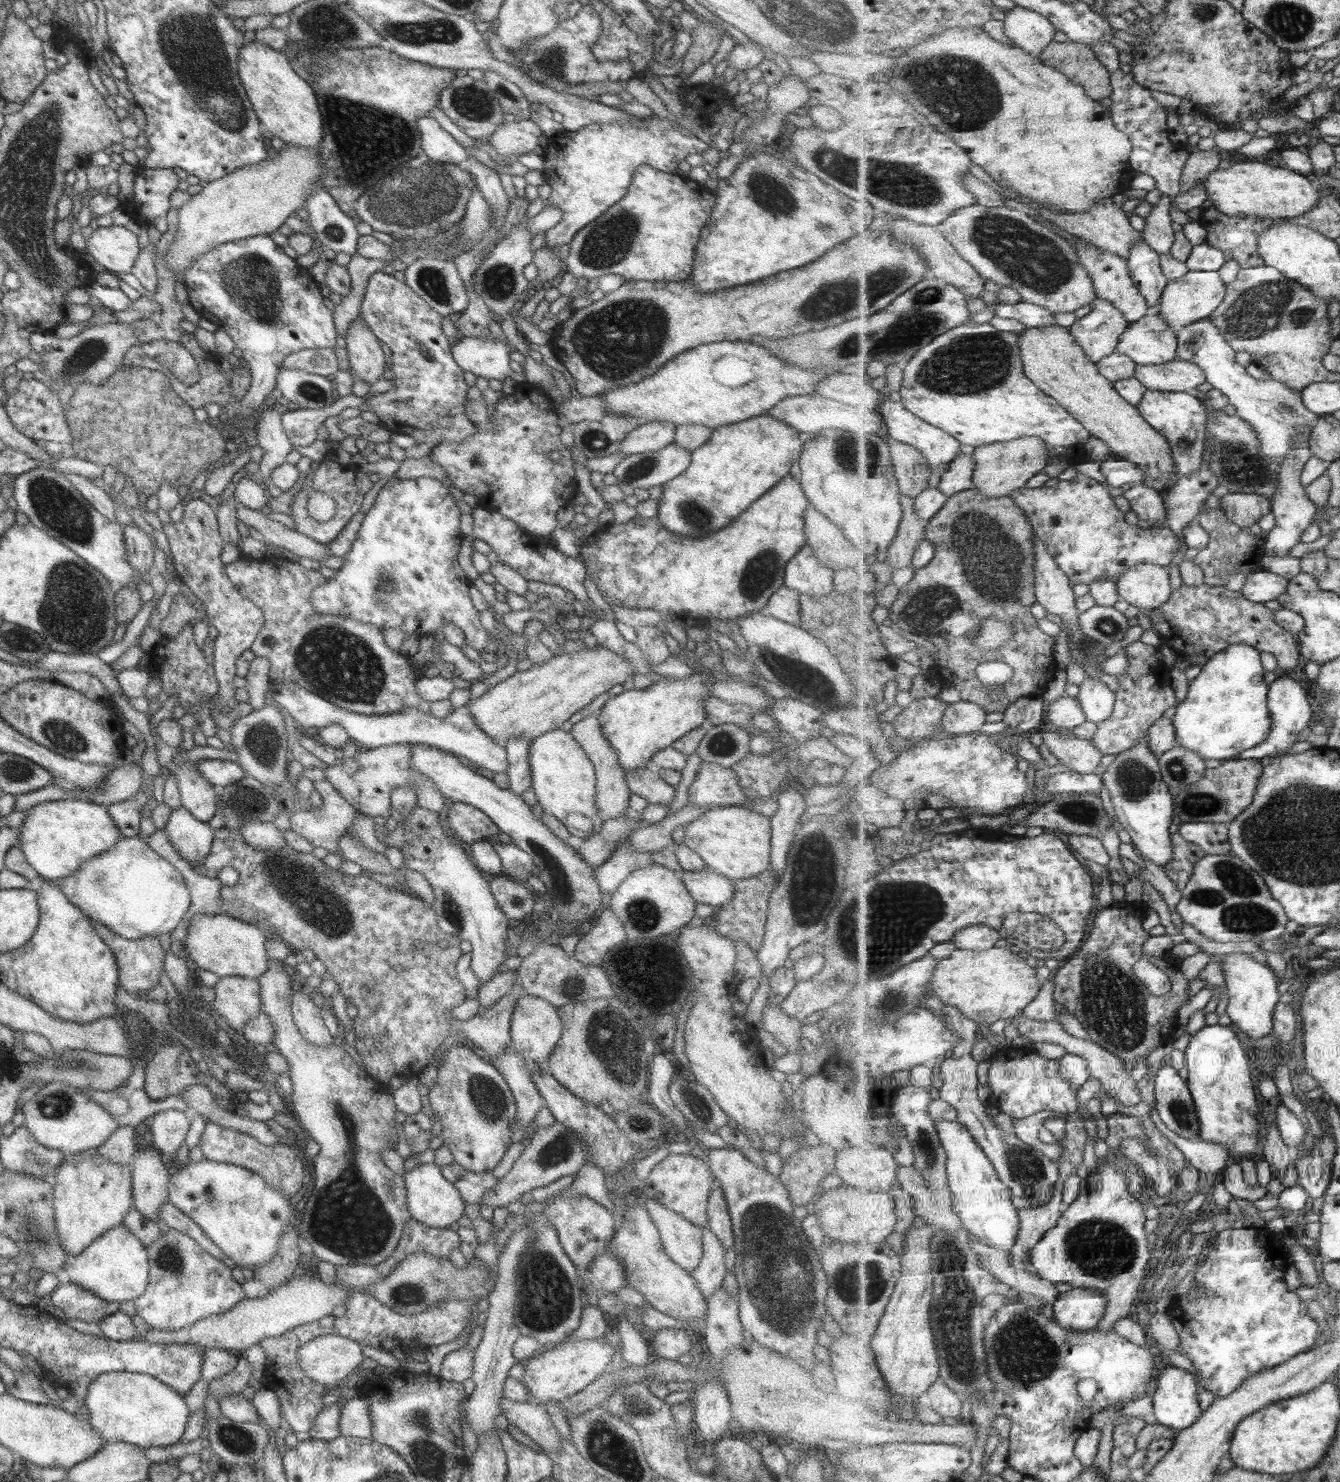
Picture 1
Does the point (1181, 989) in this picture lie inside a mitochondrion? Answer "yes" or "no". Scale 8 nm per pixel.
no

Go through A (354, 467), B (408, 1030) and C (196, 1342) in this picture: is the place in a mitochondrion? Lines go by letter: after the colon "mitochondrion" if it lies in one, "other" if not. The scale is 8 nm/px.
A: other
B: other
C: other

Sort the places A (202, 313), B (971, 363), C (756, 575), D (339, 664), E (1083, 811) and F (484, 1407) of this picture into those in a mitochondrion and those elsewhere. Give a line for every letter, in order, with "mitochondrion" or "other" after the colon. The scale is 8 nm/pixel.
A: other
B: mitochondrion
C: mitochondrion
D: mitochondrion
E: mitochondrion
F: other

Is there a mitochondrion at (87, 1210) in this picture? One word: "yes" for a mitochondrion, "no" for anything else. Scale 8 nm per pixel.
no

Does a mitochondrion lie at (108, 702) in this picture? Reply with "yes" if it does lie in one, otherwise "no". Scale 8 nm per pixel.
no

